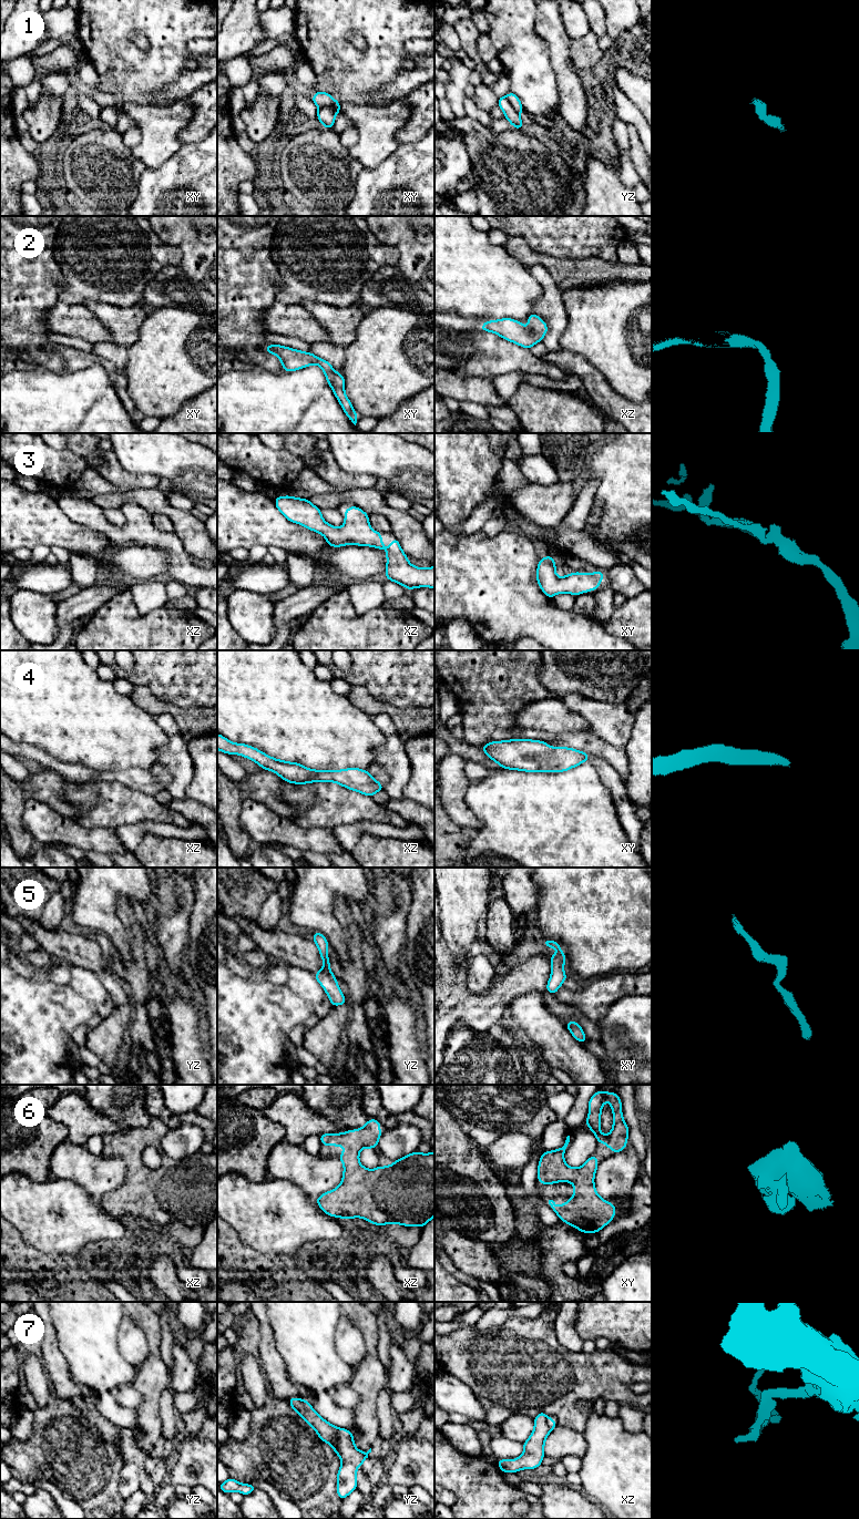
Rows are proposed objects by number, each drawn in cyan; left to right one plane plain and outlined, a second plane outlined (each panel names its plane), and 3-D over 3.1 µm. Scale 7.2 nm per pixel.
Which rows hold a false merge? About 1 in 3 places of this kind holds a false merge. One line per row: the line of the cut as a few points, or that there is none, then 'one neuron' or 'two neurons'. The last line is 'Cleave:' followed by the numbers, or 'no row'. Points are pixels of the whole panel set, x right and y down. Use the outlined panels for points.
1: cut in xy along (319, 106), (329, 106), (335, 114); two neurons
2: no cut; one neuron
3: no cut; one neuron
4: no cut; one neuron
5: no cut; one neuron
6: no cut; one neuron
7: cut in yz along (341, 1459), (351, 1463), (356, 1467); two neurons
Cleave: 1, 7

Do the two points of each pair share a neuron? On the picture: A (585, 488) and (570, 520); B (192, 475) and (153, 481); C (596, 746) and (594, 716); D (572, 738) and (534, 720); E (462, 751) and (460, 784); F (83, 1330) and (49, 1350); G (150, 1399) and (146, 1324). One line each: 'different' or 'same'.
A: same
B: different
C: different
D: different
E: different
F: different
G: same

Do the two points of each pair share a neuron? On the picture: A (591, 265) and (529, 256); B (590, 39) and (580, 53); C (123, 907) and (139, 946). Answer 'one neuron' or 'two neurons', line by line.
A: one neuron
B: one neuron
C: one neuron

